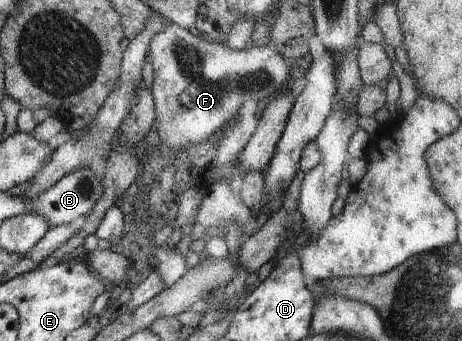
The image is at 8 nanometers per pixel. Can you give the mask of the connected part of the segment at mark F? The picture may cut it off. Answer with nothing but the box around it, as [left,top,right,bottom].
[148,22,296,150]

